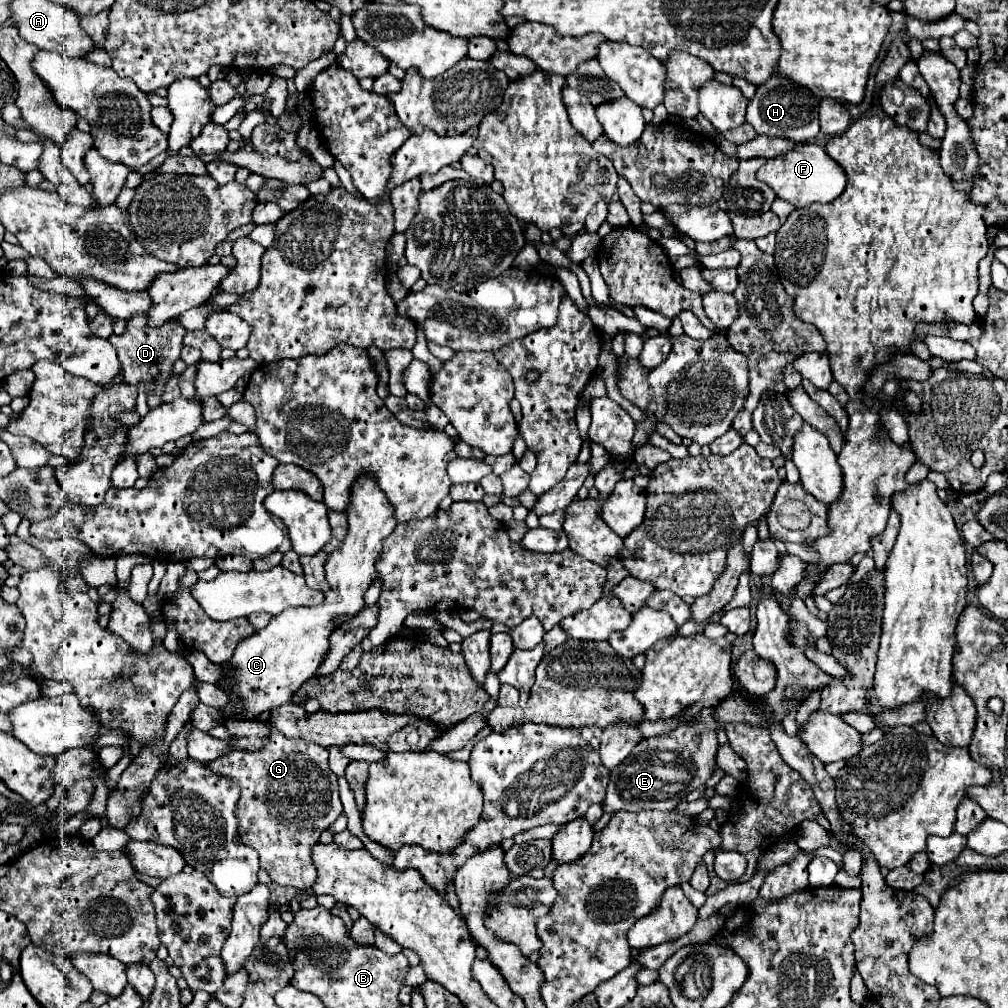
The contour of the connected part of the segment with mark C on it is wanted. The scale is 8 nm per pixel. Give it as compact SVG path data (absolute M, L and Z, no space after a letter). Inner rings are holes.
M362 475L350 489L350 503L346 507L348 533L338 549L334 549L326 559L326 579L330 591L324 593L326 599L318 607L286 609L276 615L264 629L256 631L252 637L238 643L232 659L228 661L230 671L218 681L218 687L226 693L228 705L220 709L222 721L226 725L228 717L254 719L264 711L272 711L292 699L292 695L316 673L324 661L328 649L328 637L334 631L334 623L342 617L354 617L364 605L364 591L376 577L376 557L380 557L382 539L388 537L396 527L394 507L386 499L378 481L370 475ZM232 701L238 701L240 711L232 709Z

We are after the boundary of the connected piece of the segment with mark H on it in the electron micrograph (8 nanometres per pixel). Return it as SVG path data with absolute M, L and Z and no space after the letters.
M770 77L756 89L754 99L748 103L746 123L752 125L756 133L772 137L780 135L782 139L788 139L792 143L808 143L820 131L816 117L818 103L820 99L812 97L812 93L808 93L808 89L804 89L802 85L792 85L792 81L784 81L784 77Z

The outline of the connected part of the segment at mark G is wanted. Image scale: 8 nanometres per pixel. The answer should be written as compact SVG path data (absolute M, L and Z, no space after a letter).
M272 729L262 749L234 749L206 767L240 783L242 795L236 803L238 837L258 851L260 867L268 871L272 881L294 889L312 887L318 877L312 863L312 847L318 843L320 833L342 813L338 777L328 767L328 749L312 741L286 739Z

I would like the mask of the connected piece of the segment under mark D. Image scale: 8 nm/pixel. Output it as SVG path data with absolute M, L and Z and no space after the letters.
M132 315L126 321L126 329L122 335L110 335L110 343L116 347L118 359L122 363L122 377L120 381L132 387L144 385L146 393L156 393L162 397L164 389L166 389L166 381L172 377L172 365L174 361L180 357L182 351L182 337L184 337L186 329L166 321L162 327L148 327L144 321L144 315Z

